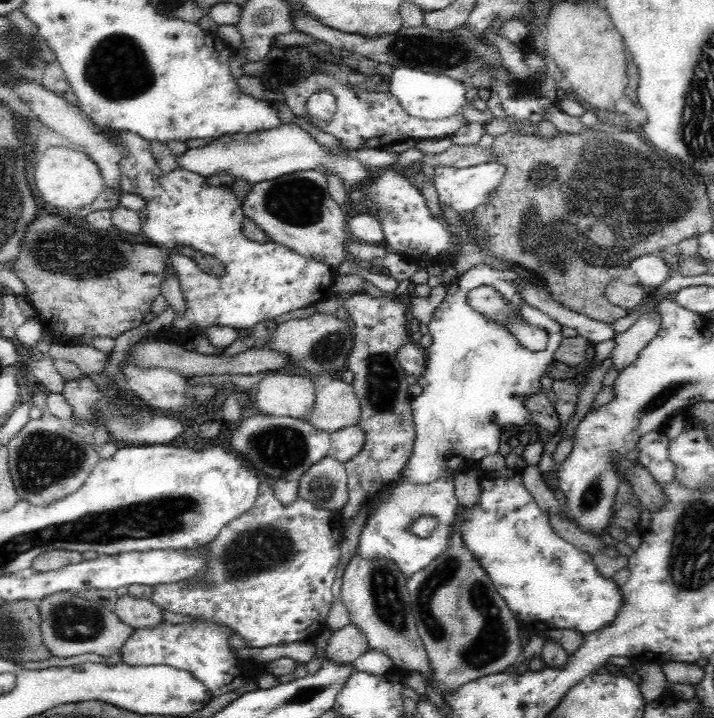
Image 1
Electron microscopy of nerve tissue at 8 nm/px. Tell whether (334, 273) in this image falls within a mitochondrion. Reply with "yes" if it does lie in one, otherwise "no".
no

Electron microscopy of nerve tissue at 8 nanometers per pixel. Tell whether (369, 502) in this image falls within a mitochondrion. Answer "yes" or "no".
no

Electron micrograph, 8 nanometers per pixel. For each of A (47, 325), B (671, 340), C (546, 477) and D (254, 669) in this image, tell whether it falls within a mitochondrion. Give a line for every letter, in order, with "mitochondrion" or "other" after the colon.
A: other
B: other
C: other
D: other

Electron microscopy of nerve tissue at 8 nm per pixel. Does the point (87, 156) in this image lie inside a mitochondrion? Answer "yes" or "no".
no

